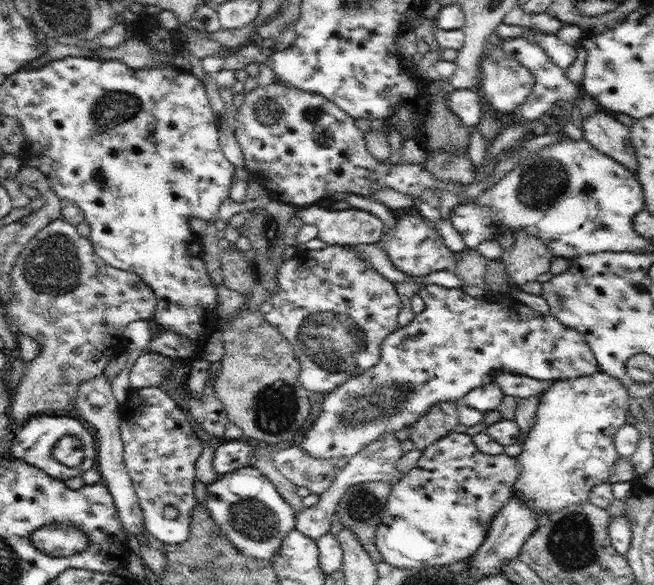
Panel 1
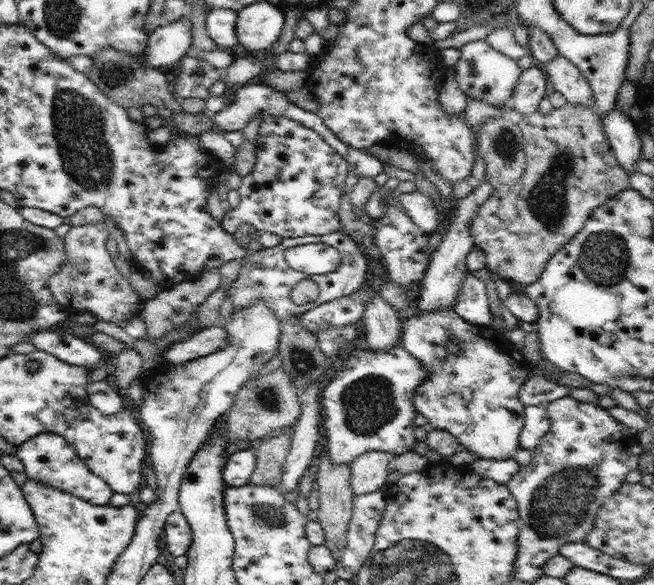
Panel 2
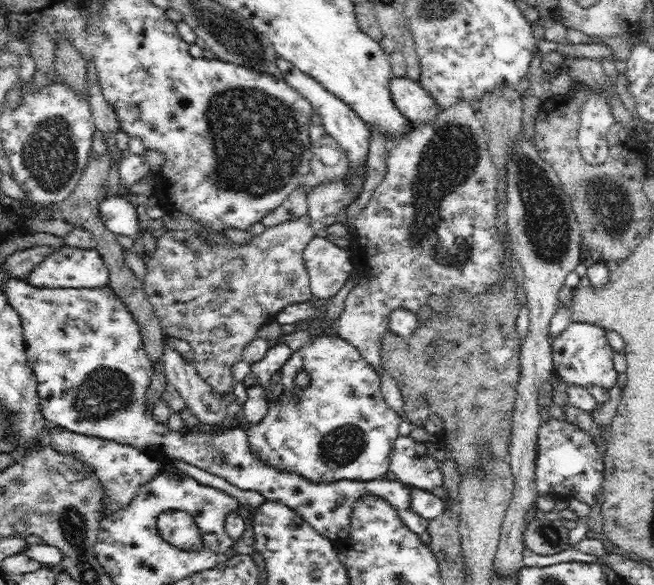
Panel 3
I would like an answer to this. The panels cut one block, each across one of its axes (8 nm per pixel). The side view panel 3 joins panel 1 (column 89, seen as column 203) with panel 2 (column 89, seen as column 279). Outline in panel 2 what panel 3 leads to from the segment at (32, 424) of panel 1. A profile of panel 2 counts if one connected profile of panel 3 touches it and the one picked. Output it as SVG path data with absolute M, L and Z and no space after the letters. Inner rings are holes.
M46 431L28 439L25 443L17 445L15 454L24 465L27 478L48 485L55 489L78 496L86 502L104 506L110 504L110 497L114 493L110 485L95 475L84 463L84 460L78 456L76 449L59 434Z

